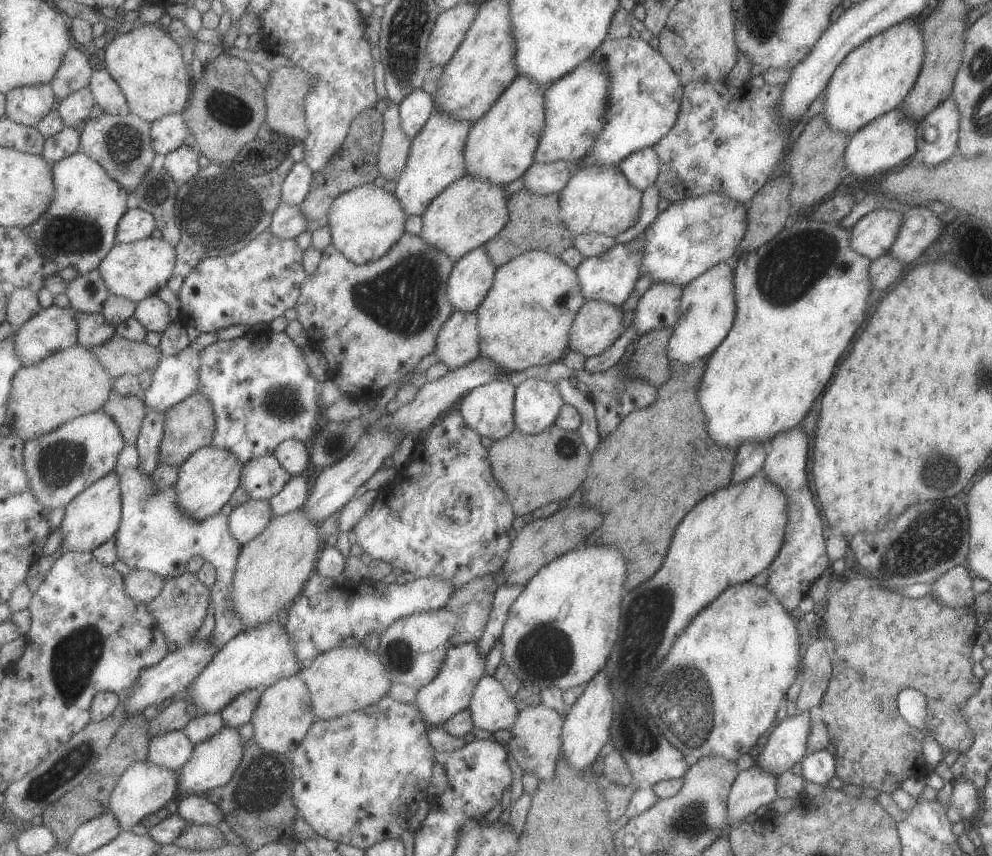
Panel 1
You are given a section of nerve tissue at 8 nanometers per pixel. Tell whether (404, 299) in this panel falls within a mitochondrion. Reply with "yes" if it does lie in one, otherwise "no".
yes

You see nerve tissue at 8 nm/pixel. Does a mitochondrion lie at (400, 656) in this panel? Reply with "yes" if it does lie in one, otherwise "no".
yes

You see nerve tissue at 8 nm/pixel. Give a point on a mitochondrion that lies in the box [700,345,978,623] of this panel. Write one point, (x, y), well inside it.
(935, 537)

